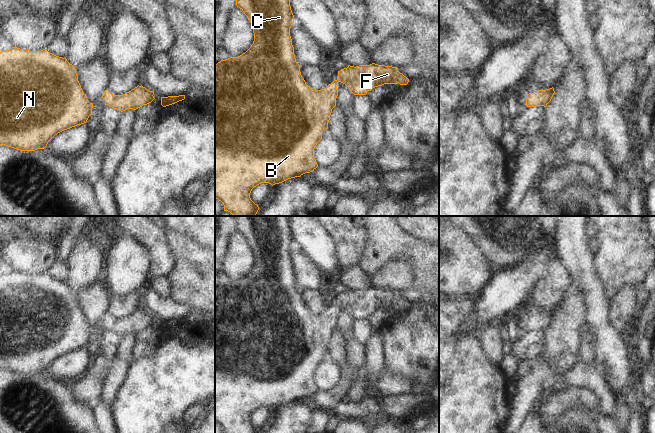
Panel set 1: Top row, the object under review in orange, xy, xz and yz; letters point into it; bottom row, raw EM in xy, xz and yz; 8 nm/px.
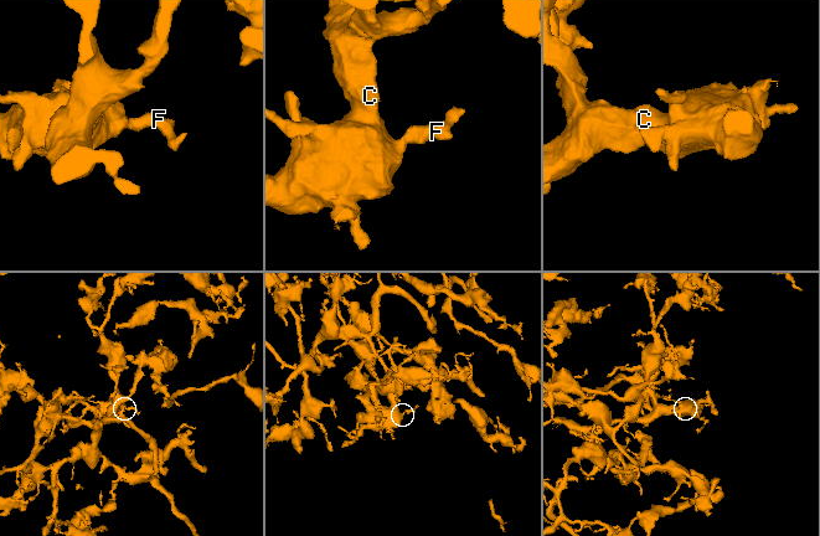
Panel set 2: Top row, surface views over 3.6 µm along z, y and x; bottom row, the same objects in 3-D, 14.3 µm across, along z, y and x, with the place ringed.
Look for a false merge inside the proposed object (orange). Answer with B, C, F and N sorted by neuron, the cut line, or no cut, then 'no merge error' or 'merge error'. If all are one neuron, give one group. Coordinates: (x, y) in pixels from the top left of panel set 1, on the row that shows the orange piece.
groups B C F N; cut none; no merge error

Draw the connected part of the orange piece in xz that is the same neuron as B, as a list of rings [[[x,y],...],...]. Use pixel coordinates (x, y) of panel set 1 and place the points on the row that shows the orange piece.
[[[236,0],[236,6],[239,7],[250,21],[254,41],[251,47],[238,57],[230,57],[221,60],[215,64],[215,198],[224,205],[224,211],[230,212],[233,216],[256,216],[259,207],[251,198],[250,193],[254,187],[261,183],[269,183],[272,186],[282,183],[288,179],[300,177],[305,173],[313,172],[318,164],[314,158],[314,149],[317,143],[322,139],[322,132],[328,129],[328,122],[332,109],[336,106],[336,98],[338,96],[337,86],[341,82],[345,84],[354,95],[366,95],[373,88],[384,84],[407,85],[409,79],[397,70],[397,67],[378,65],[372,63],[370,65],[350,66],[338,71],[337,79],[321,90],[312,90],[305,82],[300,72],[300,65],[296,62],[294,55],[294,47],[290,36],[290,28],[294,23],[294,15],[291,10],[290,0]]]

